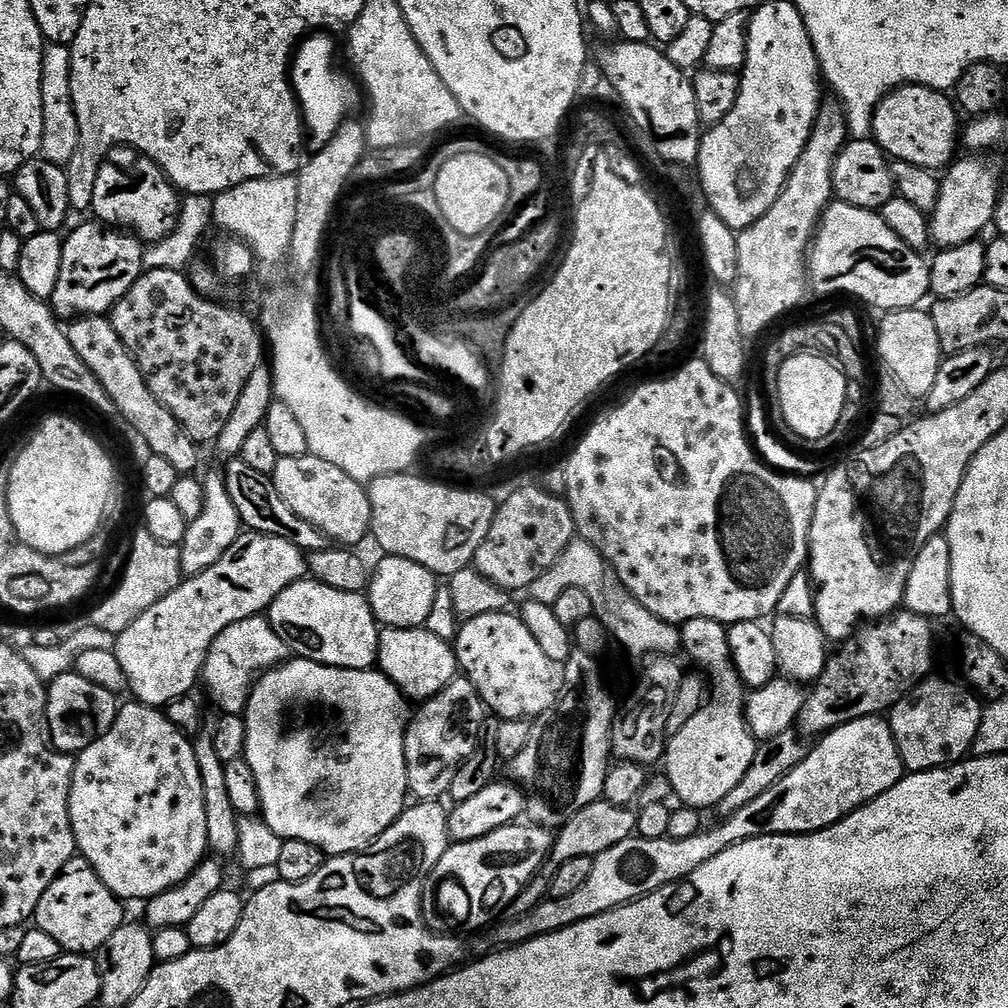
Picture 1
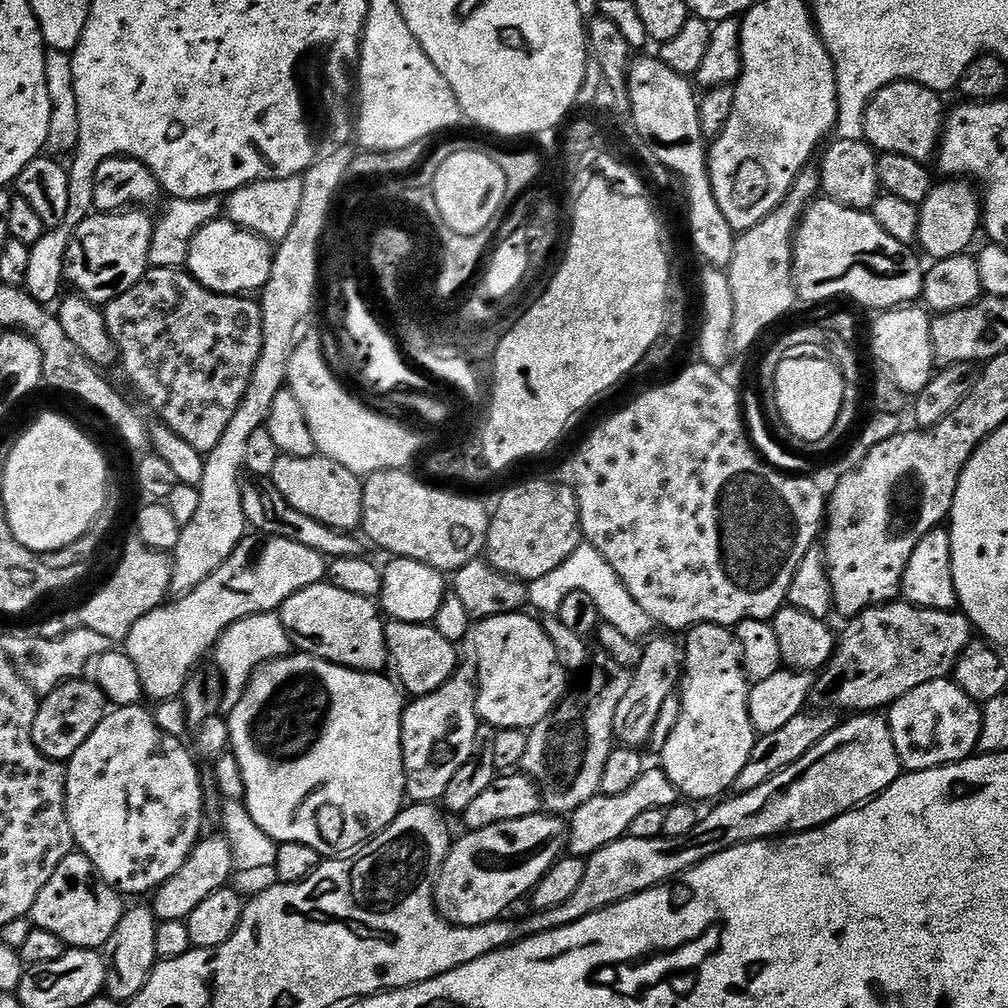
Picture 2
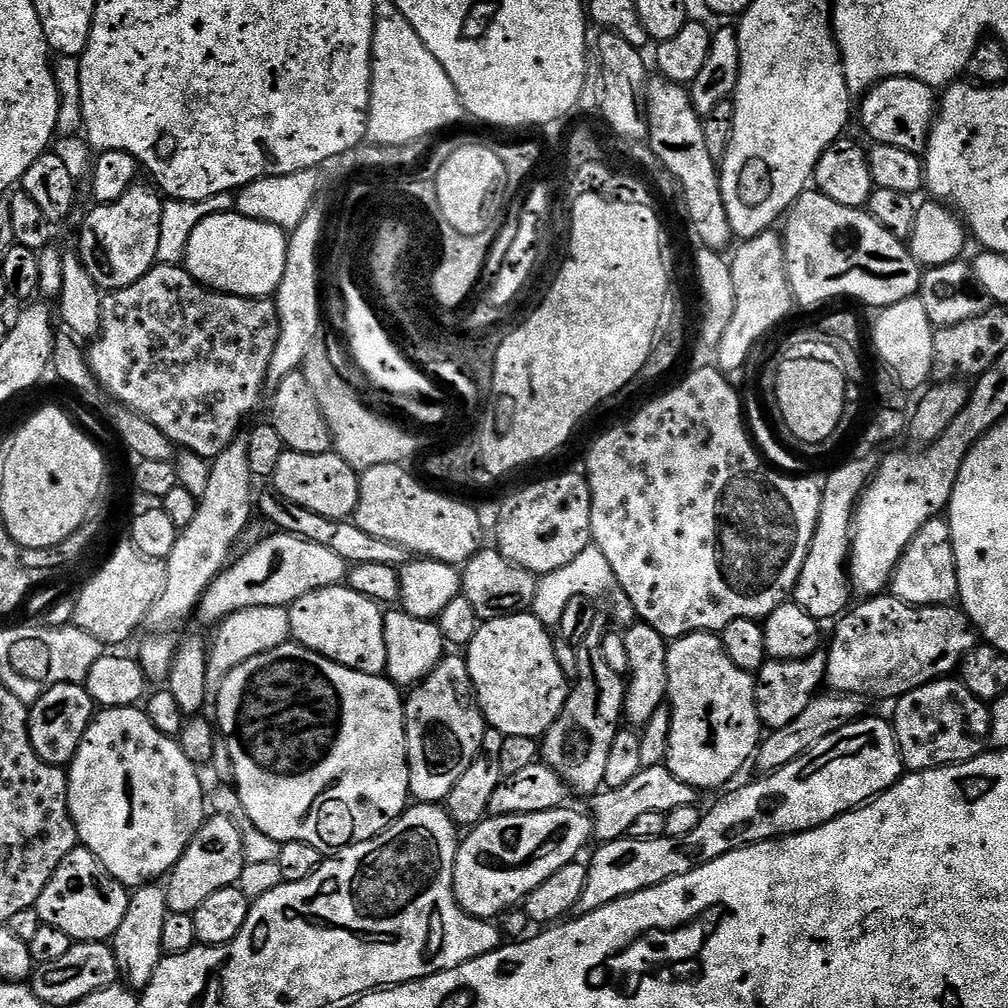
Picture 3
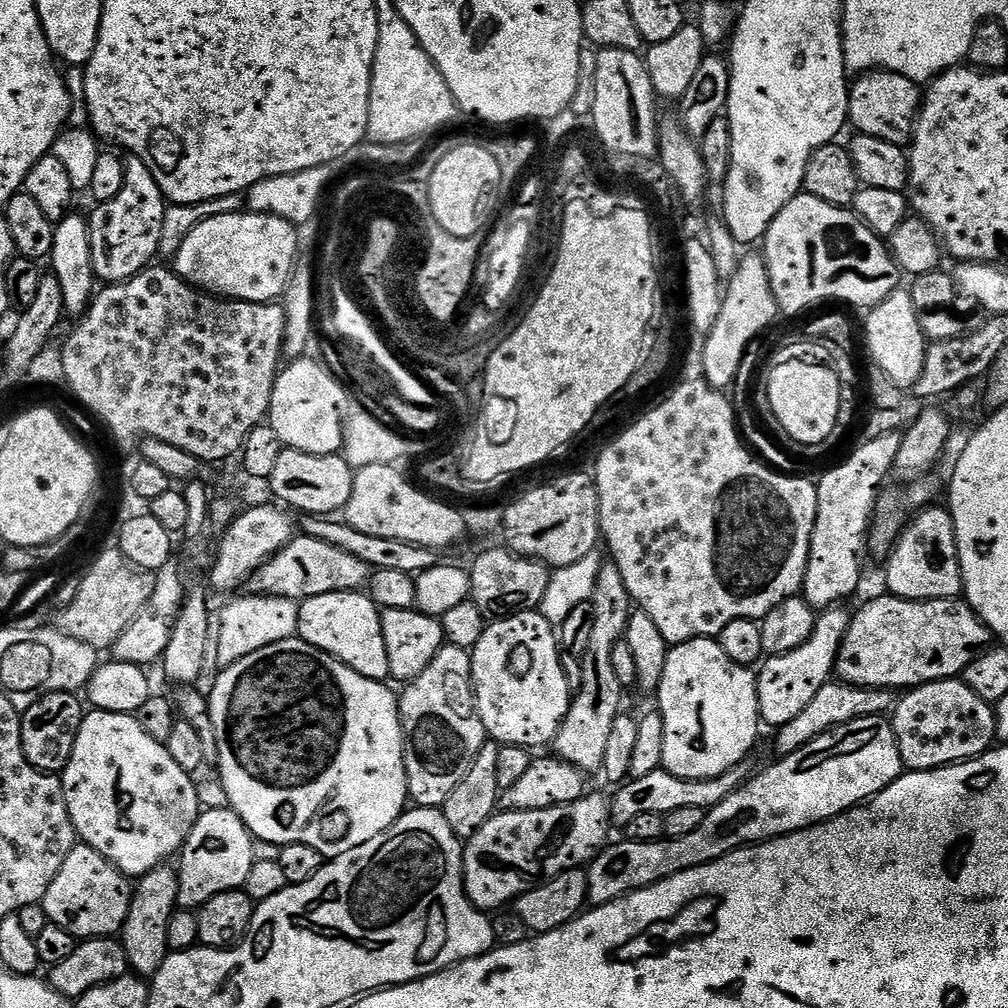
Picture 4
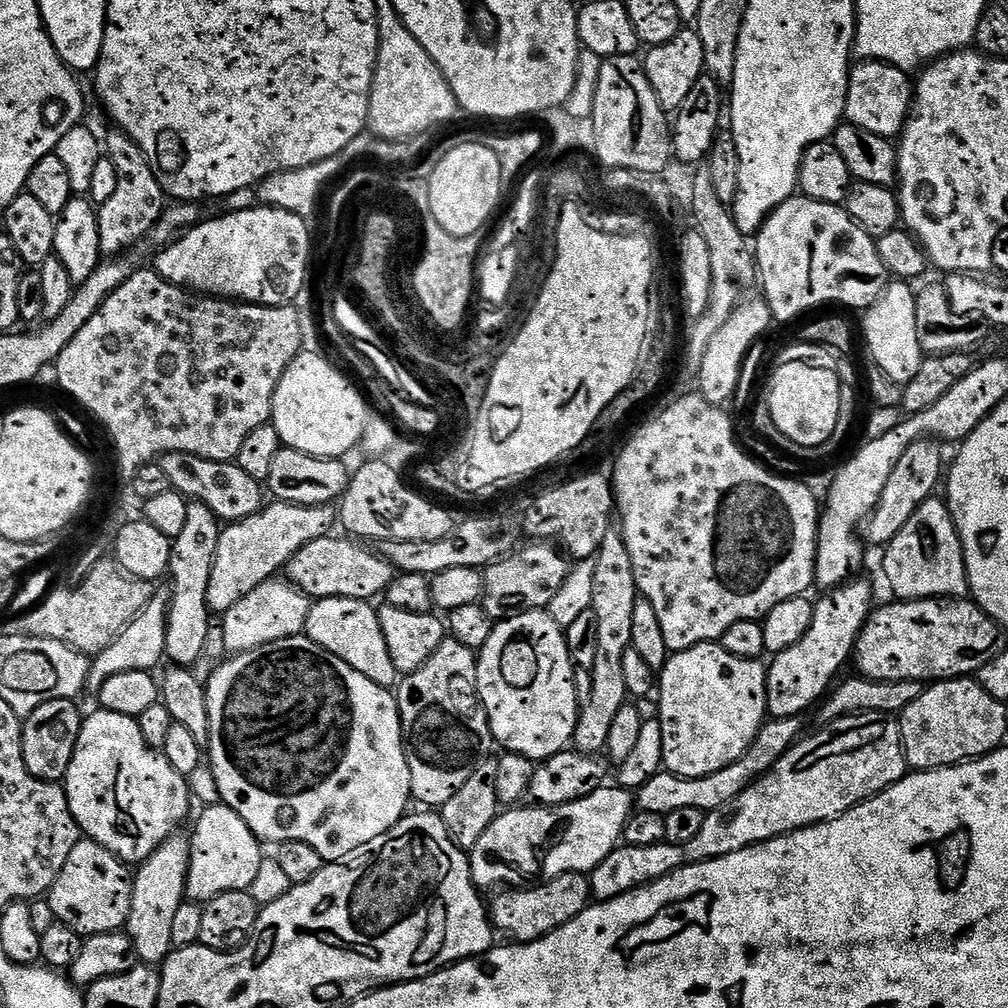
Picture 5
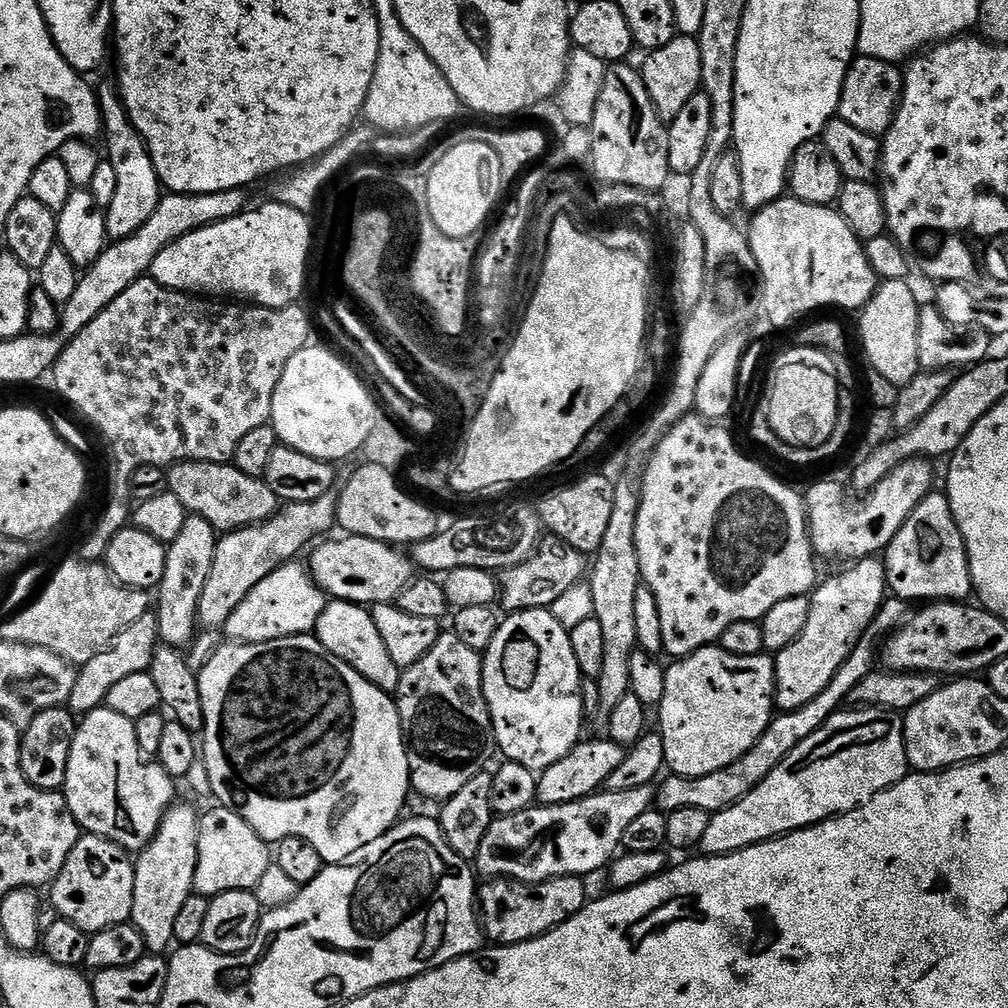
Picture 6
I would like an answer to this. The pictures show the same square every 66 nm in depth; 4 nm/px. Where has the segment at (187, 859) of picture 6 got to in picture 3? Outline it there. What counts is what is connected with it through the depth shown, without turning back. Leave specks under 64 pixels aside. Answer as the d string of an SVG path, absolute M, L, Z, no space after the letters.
M151 883L131 893L126 918L122 918L122 926L118 926L110 941L119 979L127 987L142 990L150 982L150 978L154 978L154 970L166 955L162 946L162 926L166 926L168 913L163 887Z

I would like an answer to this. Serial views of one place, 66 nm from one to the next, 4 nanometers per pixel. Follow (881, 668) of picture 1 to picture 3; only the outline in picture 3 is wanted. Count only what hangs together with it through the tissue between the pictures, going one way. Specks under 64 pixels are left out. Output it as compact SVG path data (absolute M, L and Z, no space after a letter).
M891 594L873 596L860 603L864 604L857 603L839 617L828 652L826 648L828 661L826 684L827 687L832 687L829 689L833 693L841 696L863 696L873 701L874 699L895 701L918 686L928 684L932 680L951 677L963 664L964 659L978 647L976 626L959 606L947 604L917 606L902 602Z

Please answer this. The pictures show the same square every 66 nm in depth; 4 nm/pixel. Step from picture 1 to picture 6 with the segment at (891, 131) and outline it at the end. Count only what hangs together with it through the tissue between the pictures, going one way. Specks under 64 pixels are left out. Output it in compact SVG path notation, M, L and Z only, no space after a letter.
M857 55L848 65L846 82L842 86L839 119L850 122L854 130L862 130L877 138L883 137L894 122L903 93L904 74L893 61Z

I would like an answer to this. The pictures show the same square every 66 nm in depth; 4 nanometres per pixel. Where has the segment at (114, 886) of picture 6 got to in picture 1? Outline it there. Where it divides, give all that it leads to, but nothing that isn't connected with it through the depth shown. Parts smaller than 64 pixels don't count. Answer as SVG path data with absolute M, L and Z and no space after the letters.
M73 858L66 862L62 874L50 882L50 890L42 894L36 907L34 917L35 927L46 930L54 942L68 954L95 954L100 947L125 923L125 905L120 897L115 896L102 878L90 866L90 862L83 858Z

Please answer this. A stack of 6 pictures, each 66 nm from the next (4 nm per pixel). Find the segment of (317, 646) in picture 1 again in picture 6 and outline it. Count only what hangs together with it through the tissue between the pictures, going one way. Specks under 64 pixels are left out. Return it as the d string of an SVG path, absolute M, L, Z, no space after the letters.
M332 600L325 603L322 614L314 629L316 639L334 654L334 658L342 658L362 678L366 678L383 692L395 693L402 669L390 658L386 650L386 642L382 642L382 634L378 634L378 626L374 622L371 611L365 605L351 604L345 600Z

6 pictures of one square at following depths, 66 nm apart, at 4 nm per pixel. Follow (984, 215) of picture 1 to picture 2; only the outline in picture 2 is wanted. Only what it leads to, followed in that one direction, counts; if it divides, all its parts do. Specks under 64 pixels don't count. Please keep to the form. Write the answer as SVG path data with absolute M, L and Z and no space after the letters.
M948 178L943 182L945 184L937 183L918 206L918 248L932 262L967 253L976 240L976 231L979 233L982 228L981 193L964 178Z

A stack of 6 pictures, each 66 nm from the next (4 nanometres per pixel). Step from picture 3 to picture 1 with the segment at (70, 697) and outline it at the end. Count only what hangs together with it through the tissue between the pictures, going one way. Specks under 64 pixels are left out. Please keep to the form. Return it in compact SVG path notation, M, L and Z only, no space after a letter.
M75 670L61 674L47 685L48 708L44 711L46 739L58 752L79 754L87 750L96 739L108 731L116 720L117 693L98 686Z

